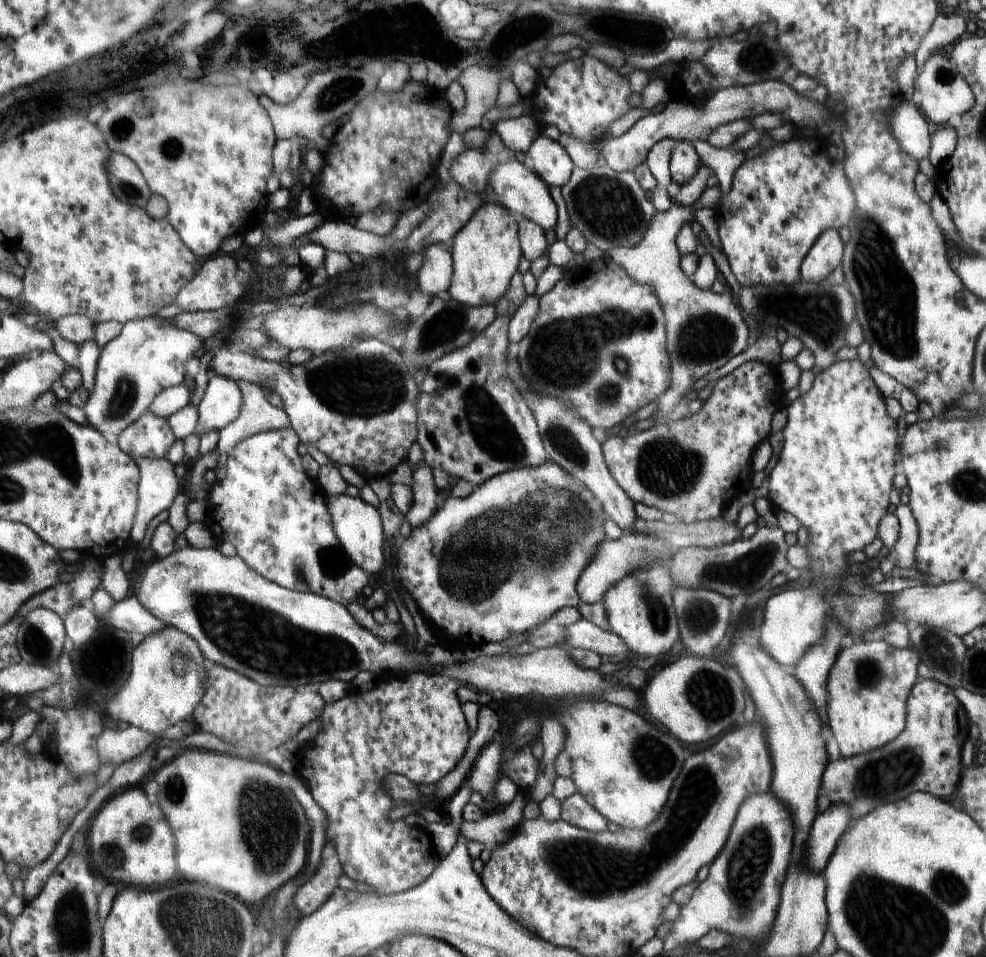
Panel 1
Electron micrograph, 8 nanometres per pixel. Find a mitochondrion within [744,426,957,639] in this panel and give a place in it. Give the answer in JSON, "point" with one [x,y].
{"point":[800,476]}

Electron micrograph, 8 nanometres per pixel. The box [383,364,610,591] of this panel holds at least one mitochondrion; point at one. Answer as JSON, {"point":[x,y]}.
{"point":[498,439]}

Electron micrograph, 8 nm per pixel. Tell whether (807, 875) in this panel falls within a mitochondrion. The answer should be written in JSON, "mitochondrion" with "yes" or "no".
{"mitochondrion":"no"}

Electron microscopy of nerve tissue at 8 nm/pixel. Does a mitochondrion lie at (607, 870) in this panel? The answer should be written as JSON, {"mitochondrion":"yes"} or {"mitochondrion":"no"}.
{"mitochondrion":"yes"}

